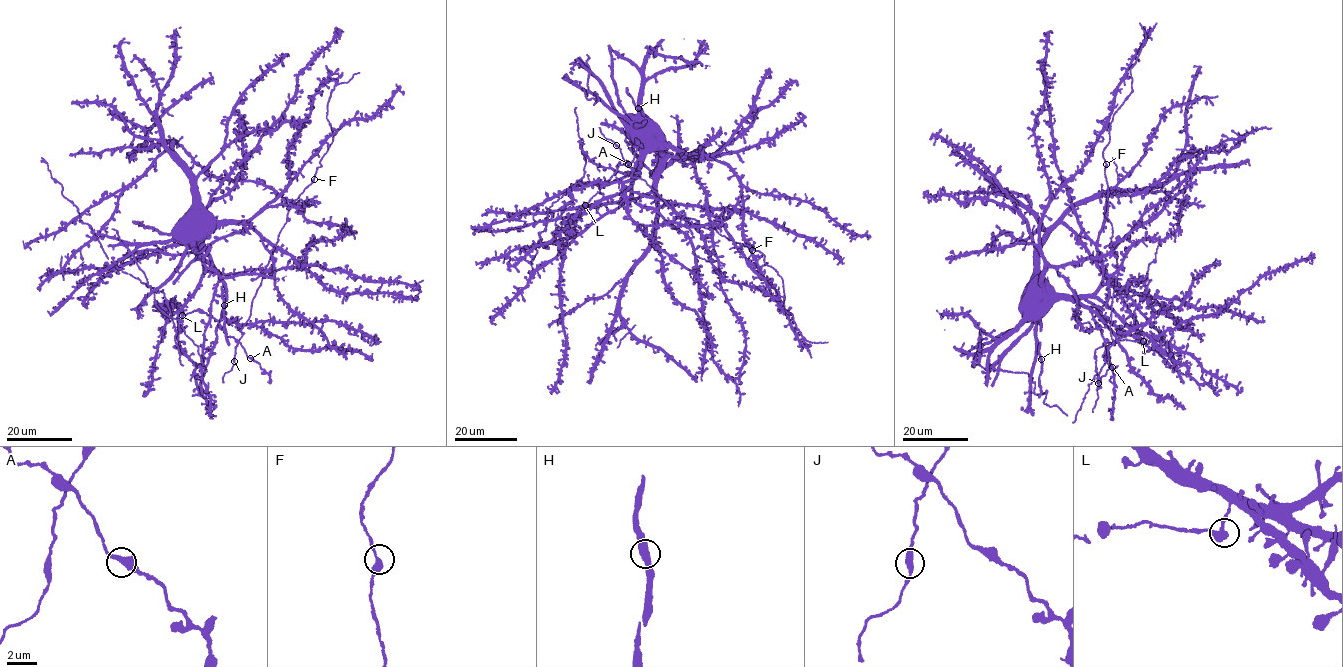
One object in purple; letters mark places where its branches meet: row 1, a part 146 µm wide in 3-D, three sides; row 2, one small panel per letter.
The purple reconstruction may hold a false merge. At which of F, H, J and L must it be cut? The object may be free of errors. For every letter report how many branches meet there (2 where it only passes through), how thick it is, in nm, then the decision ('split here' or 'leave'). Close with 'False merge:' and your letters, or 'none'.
F: 2 | 380 nm | leave
H: 2 | 420 nm | leave
J: 2 | 340 nm | leave
L: 2 | 400 nm | split here
False merge: L

